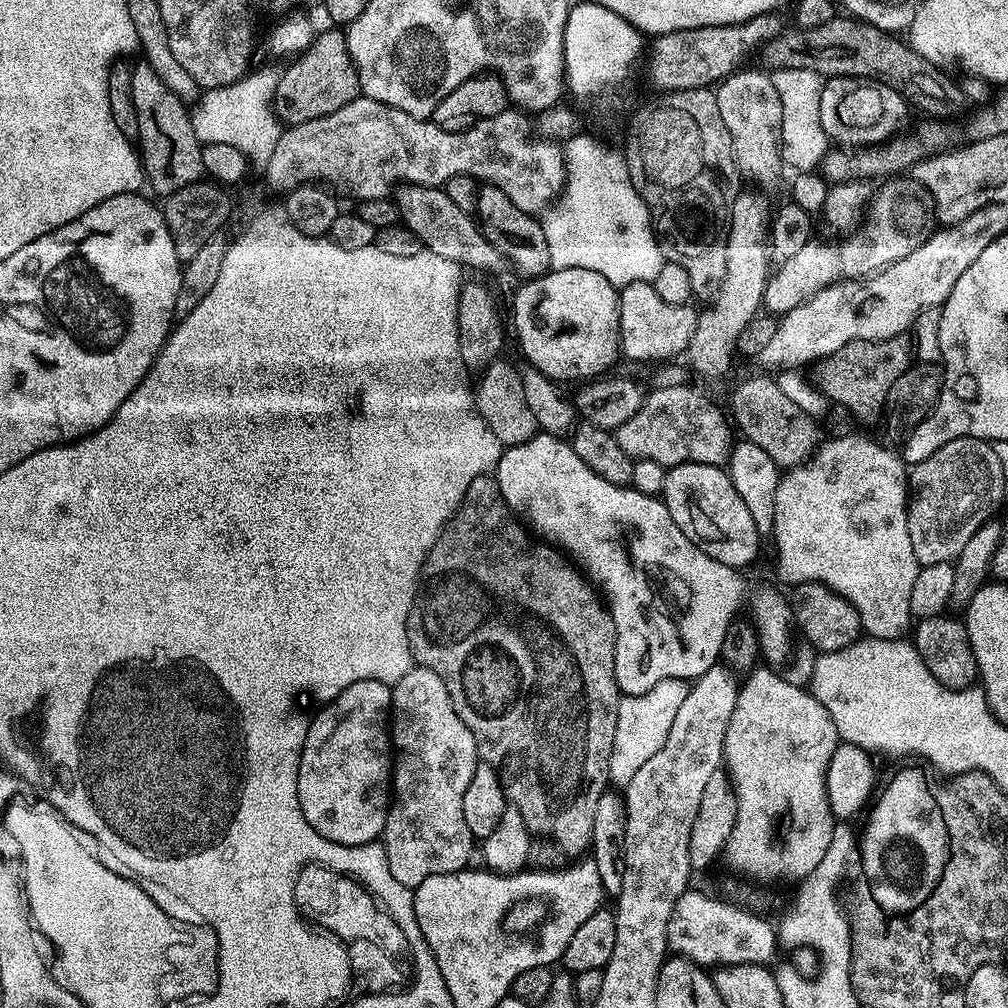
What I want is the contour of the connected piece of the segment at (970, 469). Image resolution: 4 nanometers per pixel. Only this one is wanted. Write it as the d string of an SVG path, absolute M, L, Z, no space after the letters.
M954 438L954 442L946 442L942 450L934 450L926 462L911 465L908 474L908 525L916 561L921 566L953 563L962 546L970 542L974 530L978 530L978 526L995 513L992 511L996 503L1004 496L1004 484L1006 477L1002 474L1002 466L994 455L992 444L978 438Z

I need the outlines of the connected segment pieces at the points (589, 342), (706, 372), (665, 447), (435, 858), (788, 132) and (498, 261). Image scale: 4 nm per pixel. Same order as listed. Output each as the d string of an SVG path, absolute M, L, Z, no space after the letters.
M557 268L549 270L542 276L534 276L523 281L525 284L516 292L516 297L512 300L512 324L510 320L510 328L516 331L516 340L520 343L520 352L528 359L527 363L531 367L538 369L543 376L548 376L557 382L565 382L564 380L584 380L591 381L593 378L603 377L604 371L611 366L617 359L621 359L620 351L620 293L617 288L610 282L606 282L606 278L602 274L598 274L594 270L582 270L581 268Z
M741 190L734 198L726 250L727 278L715 301L716 310L705 316L703 313L697 319L694 338L690 338L686 353L686 360L692 363L693 370L704 380L720 380L731 370L738 334L742 334L742 330L746 330L746 326L761 311L763 294L774 264L769 249L773 213L774 204L760 192Z
M668 384L665 388L656 388L645 397L644 405L642 410L638 410L638 414L634 414L634 418L630 418L626 422L622 422L622 426L618 426L614 429L616 434L616 441L622 450L626 450L626 454L632 456L633 461L638 461L642 459L652 459L654 462L663 464L665 469L672 468L676 464L719 464L723 465L725 461L728 460L730 456L730 443L728 444L728 428L724 422L723 416L720 414L719 410L703 396L696 388L687 388L684 384Z
M419 666L412 667L406 678L402 678L392 688L390 731L395 749L393 794L382 833L382 843L394 878L398 878L402 886L414 890L434 874L463 872L469 867L468 859L472 856L474 838L470 834L470 826L466 826L466 817L462 814L462 798L466 794L466 786L470 786L470 778L474 778L478 763L476 743L466 722L458 718L454 702L450 702L446 682L442 682L442 678L434 674L434 670Z
M801 68L775 69L771 77L782 103L781 161L796 172L815 171L830 150L830 137L825 134L821 124L820 91L823 88L823 77L817 72Z
M409 187L404 197L399 197L400 219L403 227L409 228L413 234L420 239L421 245L427 251L439 254L450 262L460 265L461 269L473 268L476 272L500 272L506 266L506 259L495 246L480 232L479 223L469 213L458 210L454 202L444 193L443 187L439 188L418 188Z

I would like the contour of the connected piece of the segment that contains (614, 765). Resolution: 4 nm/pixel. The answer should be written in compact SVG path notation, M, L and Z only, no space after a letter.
M663 680L658 682L646 694L624 696L618 706L618 726L614 730L612 753L608 763L608 779L613 785L626 786L658 750L666 742L666 734L670 726L674 726L674 717L682 706L682 698L686 698L689 685L683 680Z

